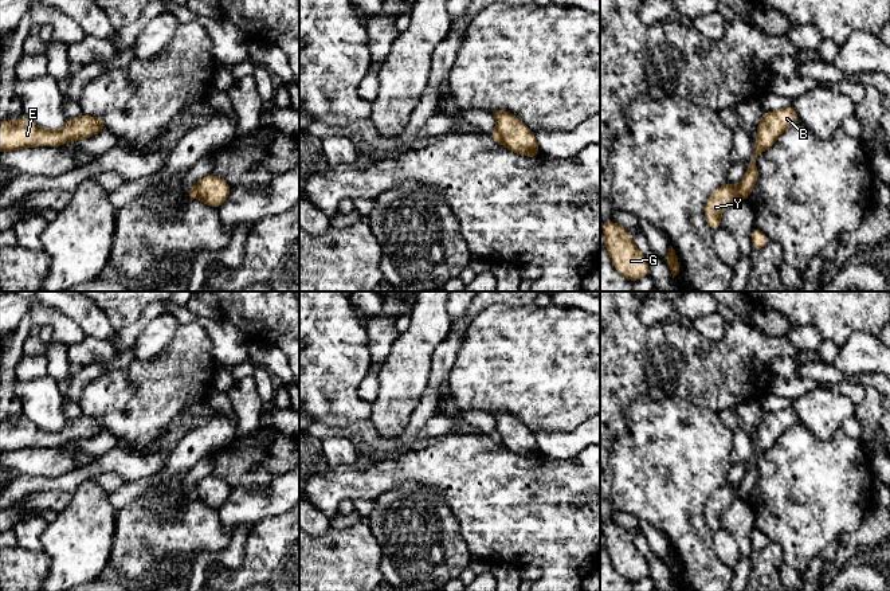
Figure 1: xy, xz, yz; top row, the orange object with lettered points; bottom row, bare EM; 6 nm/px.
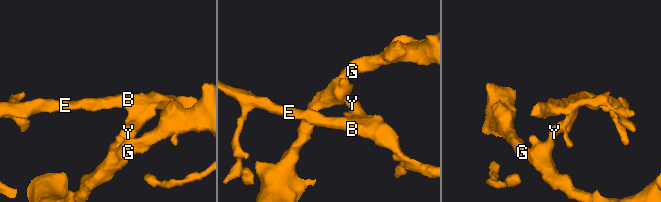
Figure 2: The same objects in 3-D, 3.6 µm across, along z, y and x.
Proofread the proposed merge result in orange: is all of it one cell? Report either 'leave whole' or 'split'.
split

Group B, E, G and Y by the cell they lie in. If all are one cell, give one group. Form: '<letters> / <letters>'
B E / G Y

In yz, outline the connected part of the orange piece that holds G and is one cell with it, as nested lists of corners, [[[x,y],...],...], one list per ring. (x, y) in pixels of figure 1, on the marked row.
[[[608,220],[601,226],[601,231],[613,267],[622,275],[631,282],[648,275],[647,259],[635,246],[627,228]]]

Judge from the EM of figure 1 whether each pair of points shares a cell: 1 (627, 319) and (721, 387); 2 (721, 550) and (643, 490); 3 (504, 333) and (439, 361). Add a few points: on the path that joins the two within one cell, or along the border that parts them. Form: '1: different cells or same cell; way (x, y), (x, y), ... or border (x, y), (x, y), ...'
1: same cell; way (650, 341), (667, 359), (698, 371)
2: different cells; border (712, 533), (712, 551), (732, 570)
3: different cells; border (470, 324), (446, 383)

